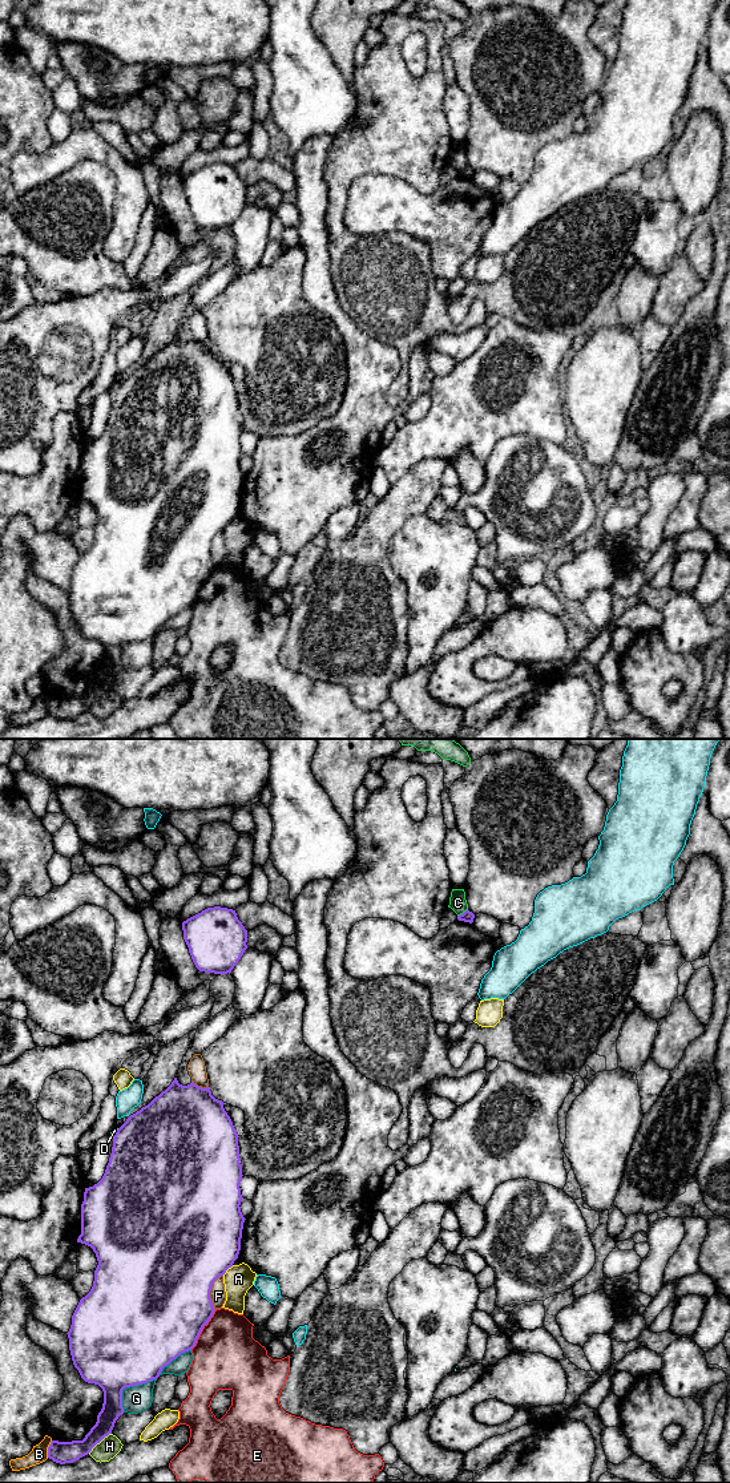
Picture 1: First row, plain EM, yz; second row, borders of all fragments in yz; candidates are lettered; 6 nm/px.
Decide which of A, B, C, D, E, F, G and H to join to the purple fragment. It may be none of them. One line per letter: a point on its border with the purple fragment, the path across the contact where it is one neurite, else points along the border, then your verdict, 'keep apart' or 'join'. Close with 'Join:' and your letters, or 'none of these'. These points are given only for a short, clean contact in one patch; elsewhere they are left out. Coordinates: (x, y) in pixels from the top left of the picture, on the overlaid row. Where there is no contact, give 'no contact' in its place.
A: yz (228, 1268) | keep apart
B: yz (48, 1449) | keep apart
C: yz (463, 913) | along yz (467, 909), (458, 916) | keep apart
D: yz (116, 1132) | keep apart
E: yz (202, 1328) | keep apart
F: yz (209, 1292) | keep apart
G: yz (128, 1386) | keep apart
H: yz (99, 1442) | keep apart
Join: none of these

